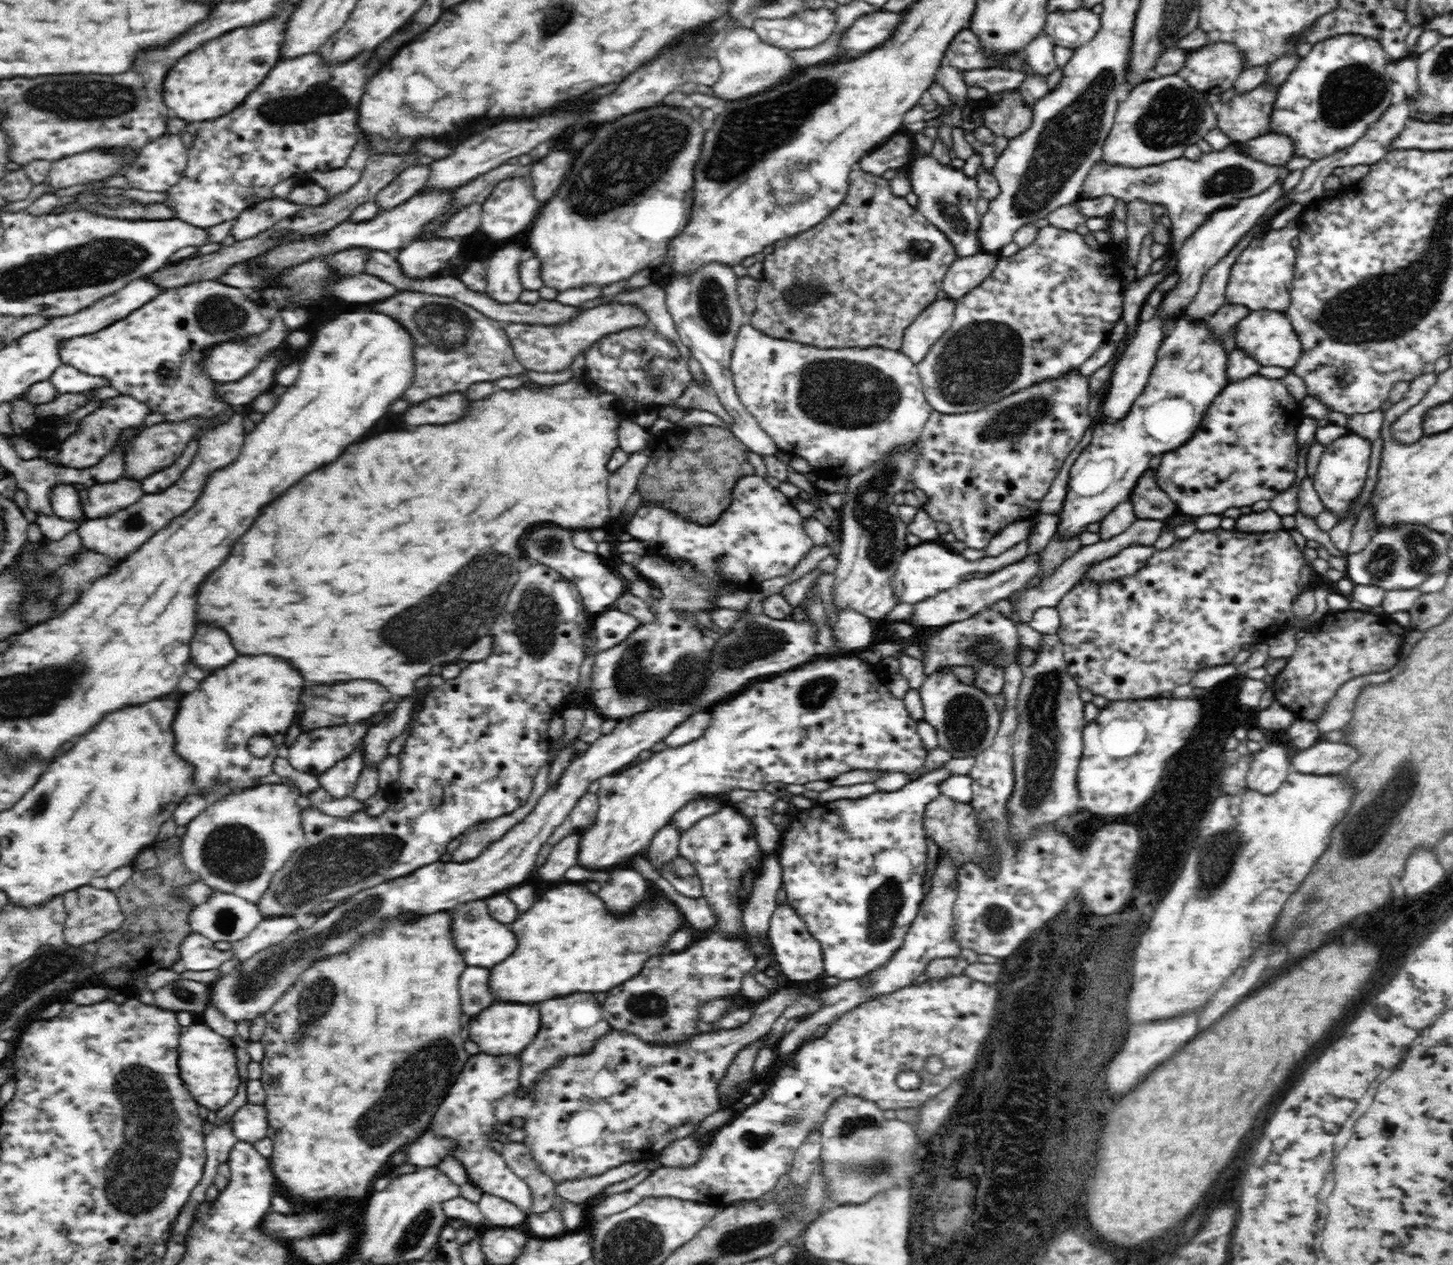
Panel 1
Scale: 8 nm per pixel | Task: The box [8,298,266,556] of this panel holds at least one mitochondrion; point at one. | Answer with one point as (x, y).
(139, 514)

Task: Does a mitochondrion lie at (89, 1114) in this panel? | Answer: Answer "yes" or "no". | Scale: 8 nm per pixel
no

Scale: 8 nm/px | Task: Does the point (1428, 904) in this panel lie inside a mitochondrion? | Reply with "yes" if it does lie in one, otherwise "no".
no

